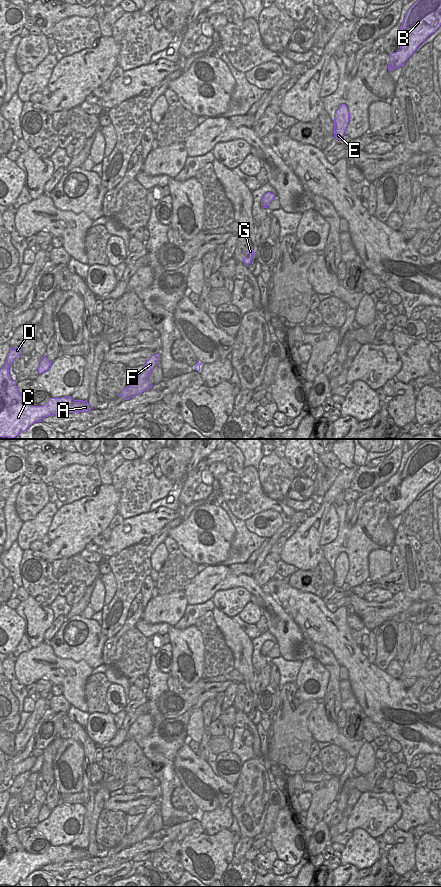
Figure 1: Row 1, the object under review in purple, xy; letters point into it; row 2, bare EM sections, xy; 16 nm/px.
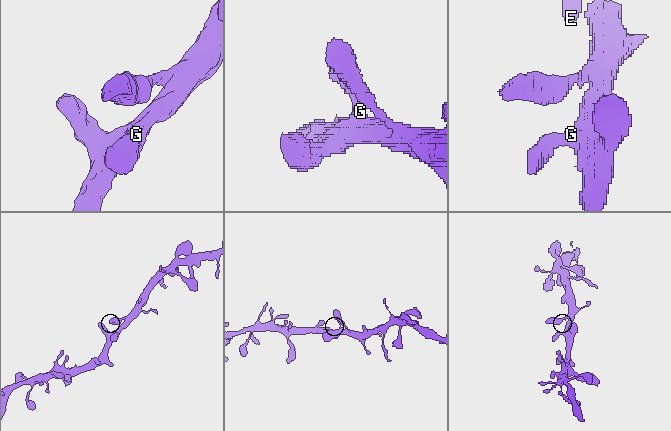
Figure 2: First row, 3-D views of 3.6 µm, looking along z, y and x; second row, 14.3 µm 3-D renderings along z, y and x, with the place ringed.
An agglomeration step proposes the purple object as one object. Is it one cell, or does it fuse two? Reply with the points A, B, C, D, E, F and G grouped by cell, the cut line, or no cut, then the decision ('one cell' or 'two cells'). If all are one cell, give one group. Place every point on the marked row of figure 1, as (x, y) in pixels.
A B C D E F G; no cut; one cell

